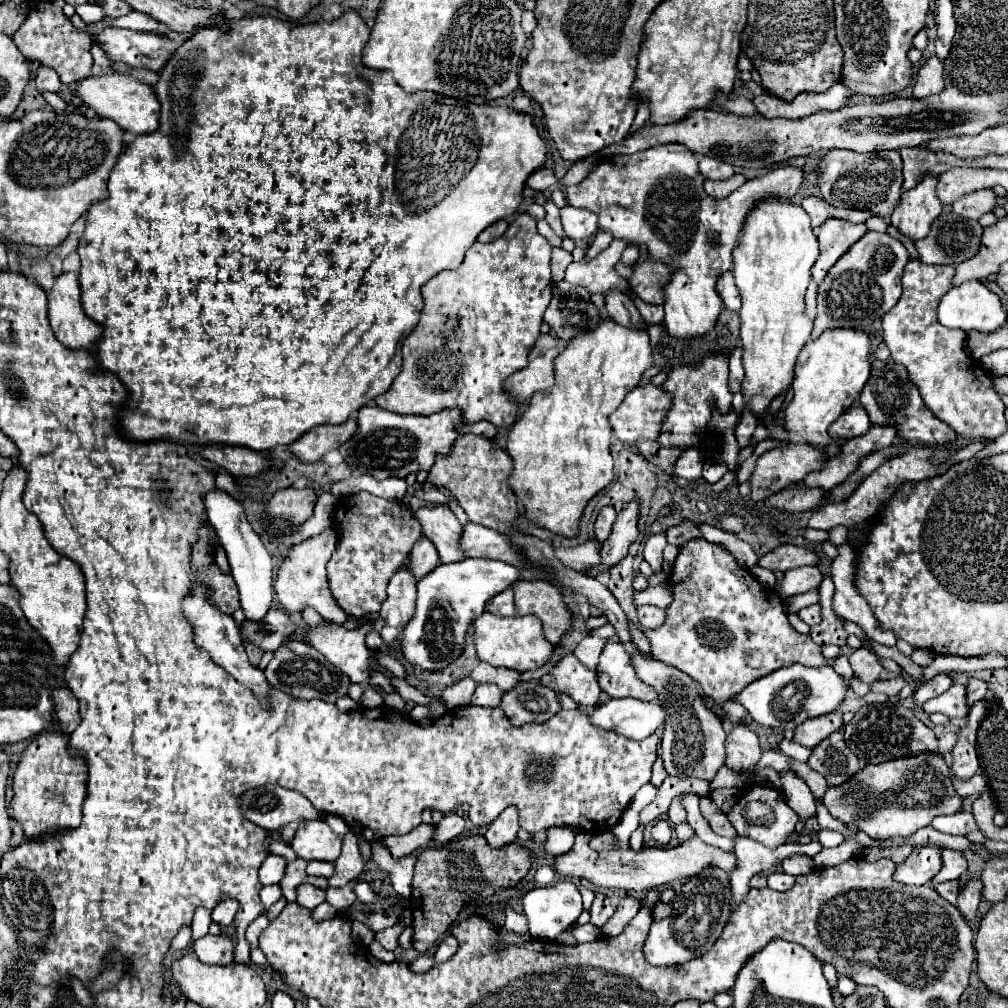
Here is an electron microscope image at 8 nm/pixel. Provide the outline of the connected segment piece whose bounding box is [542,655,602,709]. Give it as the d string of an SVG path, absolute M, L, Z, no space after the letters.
M566 655L548 675L542 677L542 685L570 695L580 707L600 705L602 689L598 673L586 669L574 655Z

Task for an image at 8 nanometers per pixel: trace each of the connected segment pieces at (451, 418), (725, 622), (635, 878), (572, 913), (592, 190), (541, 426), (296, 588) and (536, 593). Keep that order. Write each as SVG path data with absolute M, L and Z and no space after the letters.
M362 407L358 411L358 431L338 451L354 471L354 475L372 475L374 479L406 477L418 471L430 471L436 463L436 455L452 453L458 427L462 425L460 409L444 409L432 415L398 415L380 407Z
M694 539L684 543L672 567L670 583L672 583L674 601L666 609L666 623L660 629L644 631L652 645L652 657L662 661L664 665L682 669L716 703L726 703L730 697L740 693L746 685L776 669L794 663L806 667L828 665L828 659L822 655L820 645L816 645L810 639L810 635L800 635L792 629L782 599L776 597L772 589L760 585L754 579L754 575L746 567L740 567L724 547L708 543L706 539Z
M574 831L576 833L576 843L572 847L570 853L564 853L560 857L556 857L556 871L560 875L566 877L584 877L590 883L594 883L596 887L620 887L626 891L650 891L654 887L666 885L666 883L674 883L674 881L682 881L686 877L694 877L696 873L700 873L706 867L720 867L726 873L732 873L736 867L736 857L734 853L726 853L720 851L712 845L706 845L700 837L693 835L682 843L680 847L650 847L642 853L636 853L632 849L628 851L594 851L590 849L588 841L590 841L590 833L584 831Z
M558 881L558 885L554 887L532 889L524 895L522 903L524 903L524 913L530 925L530 935L534 939L544 939L544 941L554 941L562 931L570 929L578 919L578 915L582 913L582 897L574 887L574 883L570 881Z
M670 143L670 145L656 145L652 149L646 149L646 151L640 151L640 153L634 153L634 155L614 155L614 157L608 157L604 159L584 181L580 181L578 185L572 185L566 189L566 199L572 207L580 207L580 209L588 209L592 213L598 215L598 227L602 231L610 231L614 237L618 239L628 239L636 245L646 245L648 247L648 253L650 253L650 259L656 259L656 261L664 261L666 265L670 265L674 269L674 275L670 279L670 283L664 287L664 293L666 293L666 303L664 303L664 321L666 321L666 327L668 327L668 335L678 339L678 341L692 341L692 339L698 339L698 337L704 337L708 331L712 331L718 323L718 317L720 317L720 311L724 307L718 291L716 291L716 281L720 275L724 275L724 271L730 271L732 269L732 249L738 245L738 233L740 229L744 227L744 217L750 213L750 207L756 203L756 201L762 201L764 197L784 197L784 199L792 199L802 183L802 177L804 173L796 167L780 167L780 169L774 169L770 173L766 173L764 177L758 177L758 179L750 179L746 181L740 189L732 191L728 197L724 199L712 199L704 193L702 189L702 183L704 183L704 177L702 173L698 171L698 161L696 161L696 155L692 151L688 151L684 145L680 143Z
M604 319L590 335L572 339L556 359L556 383L548 391L532 395L528 407L508 433L506 451L514 461L508 485L522 501L526 517L556 535L578 537L580 517L588 501L614 479L614 461L610 455L612 427L608 415L618 409L628 391L632 391L642 373L652 365L652 347L648 333L642 329L624 329L612 319Z
M328 527L320 535L314 535L314 537L306 539L304 543L296 545L290 551L290 555L282 561L274 591L276 591L278 603L286 611L294 613L294 611L302 611L306 607L314 607L326 621L342 625L348 619L348 615L340 609L340 605L336 605L336 599L332 597L332 593L328 589L328 579L326 579L326 563L330 561L332 553L336 549L336 541L338 541L336 531L332 527Z
M516 581L514 597L518 615L536 615L544 625L544 635L552 645L560 645L564 633L572 627L572 613L562 593L550 581Z

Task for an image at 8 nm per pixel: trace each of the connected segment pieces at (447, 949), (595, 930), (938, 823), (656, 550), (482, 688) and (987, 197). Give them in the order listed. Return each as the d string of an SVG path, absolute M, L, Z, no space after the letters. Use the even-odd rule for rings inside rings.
M448 935L448 937L440 943L440 947L436 949L436 953L434 953L434 961L436 961L436 963L444 963L444 961L448 961L448 959L456 953L456 949L458 949L458 941L456 941L456 937L454 937L454 935Z
M591 923L580 925L580 927L572 927L572 933L576 935L579 943L596 941L596 937L602 935L600 928Z
M958 811L954 815L940 815L940 817L934 817L932 821L932 827L940 833L948 833L948 835L966 835L970 831L978 831L978 825L972 817L972 813L966 813L966 811Z
M664 533L652 535L652 537L646 541L646 545L644 545L644 553L642 553L642 557L644 557L644 561L650 563L650 567L652 567L654 573L660 571L660 565L662 565L662 551L664 551L664 547L666 547L666 537L664 537Z
M482 683L482 685L478 685L478 689L474 691L470 703L496 707L496 705L502 701L502 695L504 695L504 691L502 691L496 683Z
M982 189L982 191L974 191L962 199L958 199L954 205L952 205L952 211L956 215L962 215L962 217L968 217L968 219L980 219L984 213L992 211L994 207L998 205L996 201L996 195L992 189Z

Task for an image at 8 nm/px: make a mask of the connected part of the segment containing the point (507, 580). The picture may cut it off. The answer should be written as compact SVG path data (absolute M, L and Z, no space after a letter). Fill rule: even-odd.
M464 559L452 565L438 565L418 581L418 599L414 617L400 635L404 659L422 671L442 671L464 651L466 631L472 621L486 611L486 601L518 579L518 569L488 559Z

